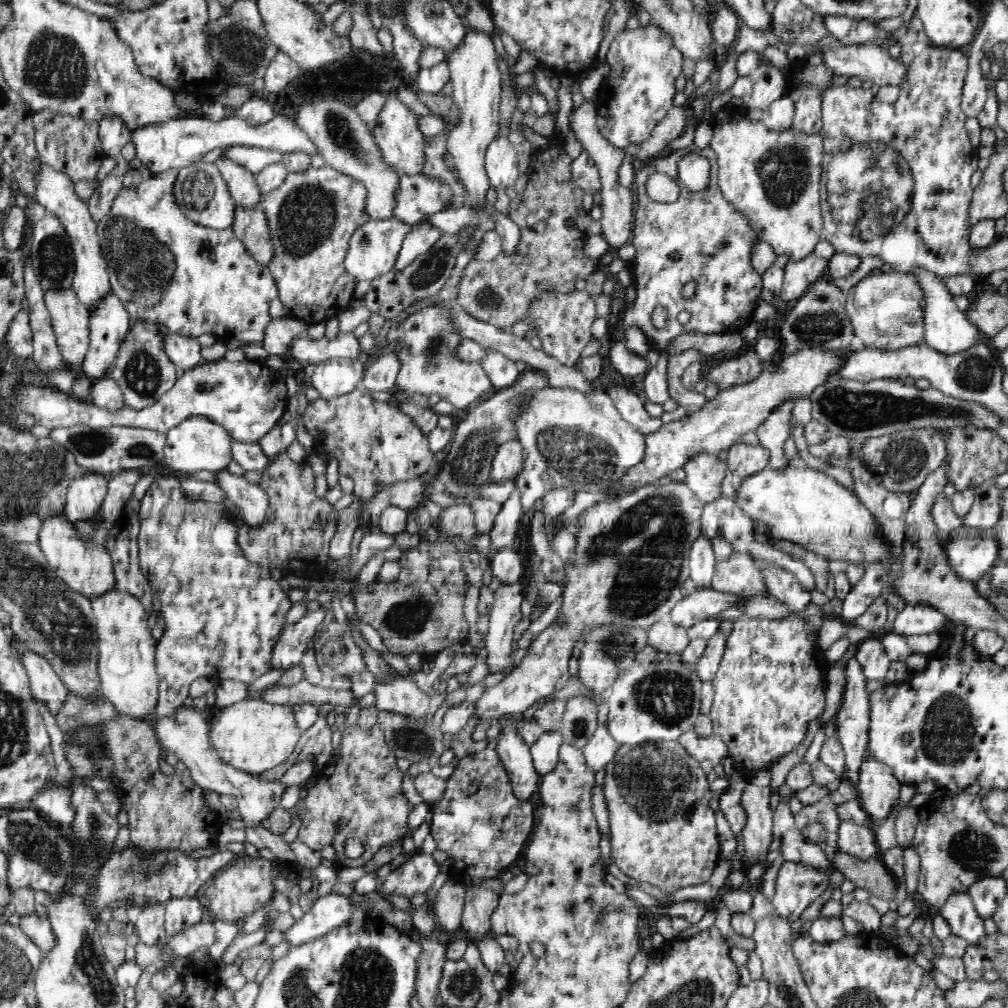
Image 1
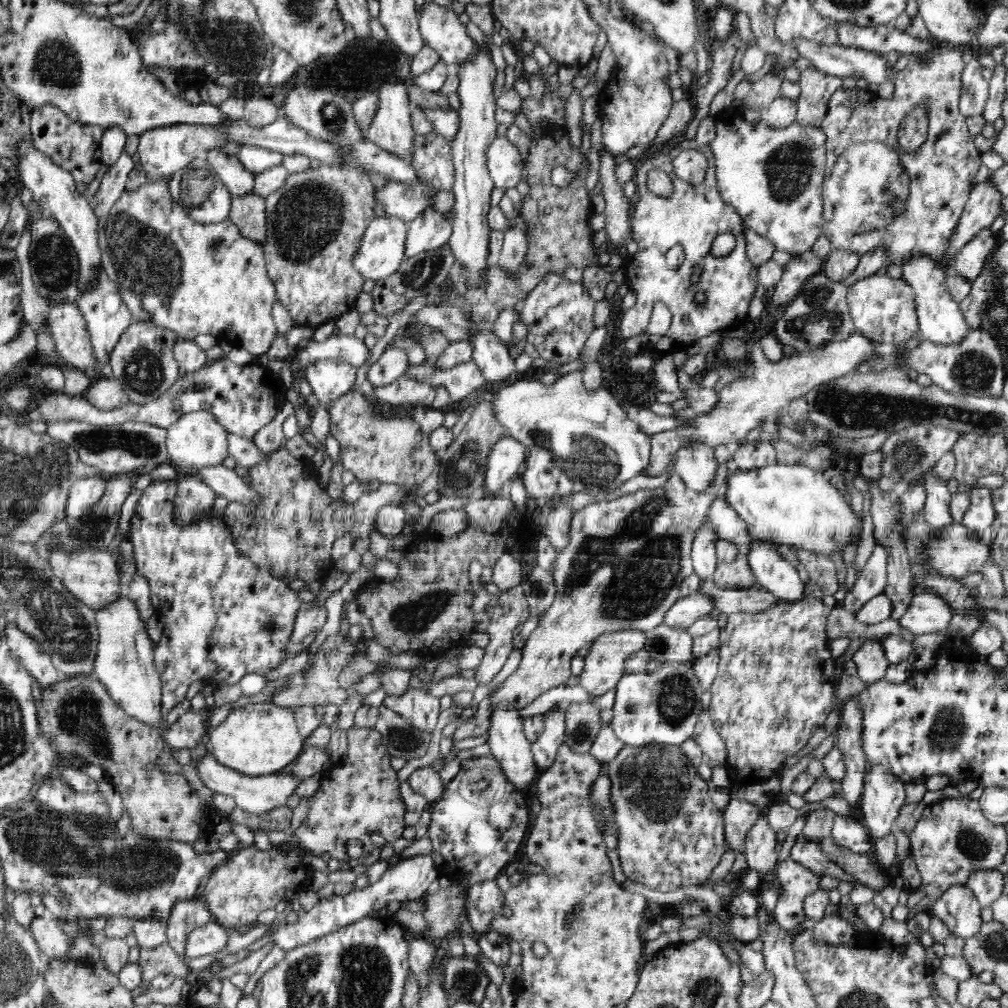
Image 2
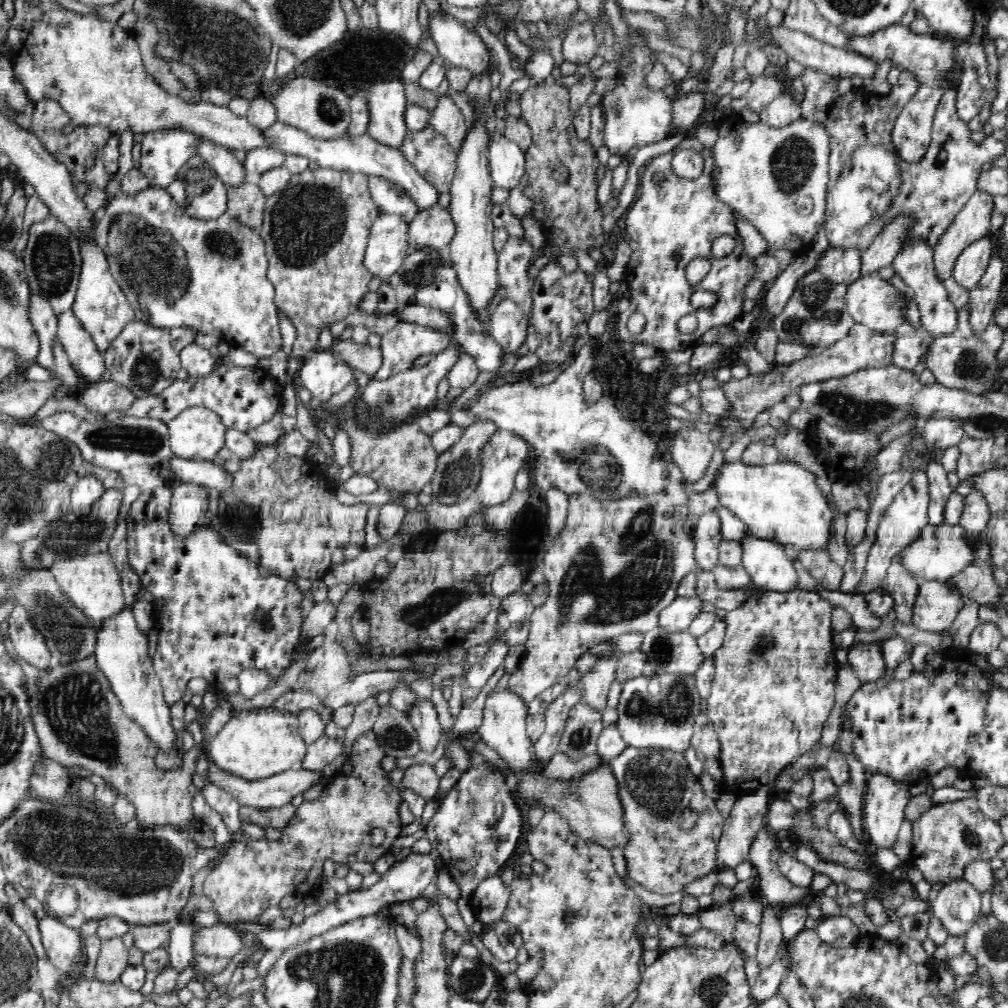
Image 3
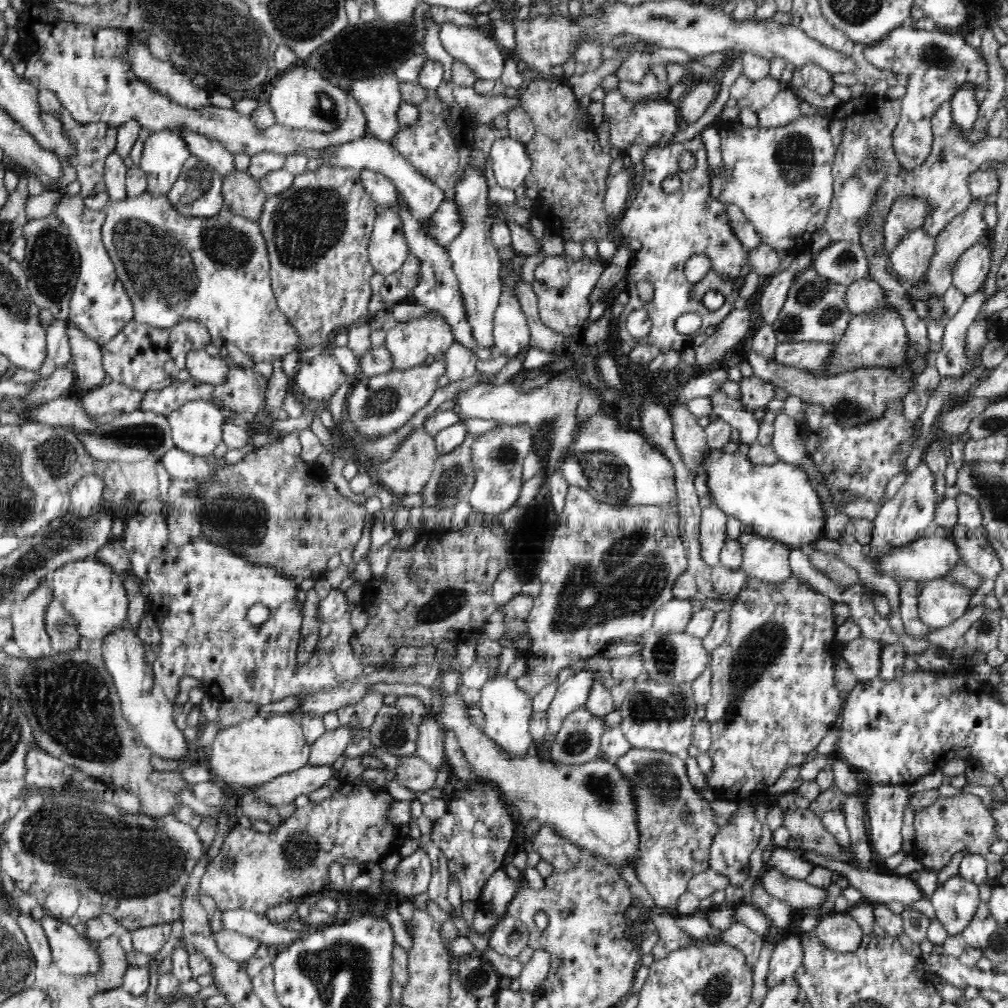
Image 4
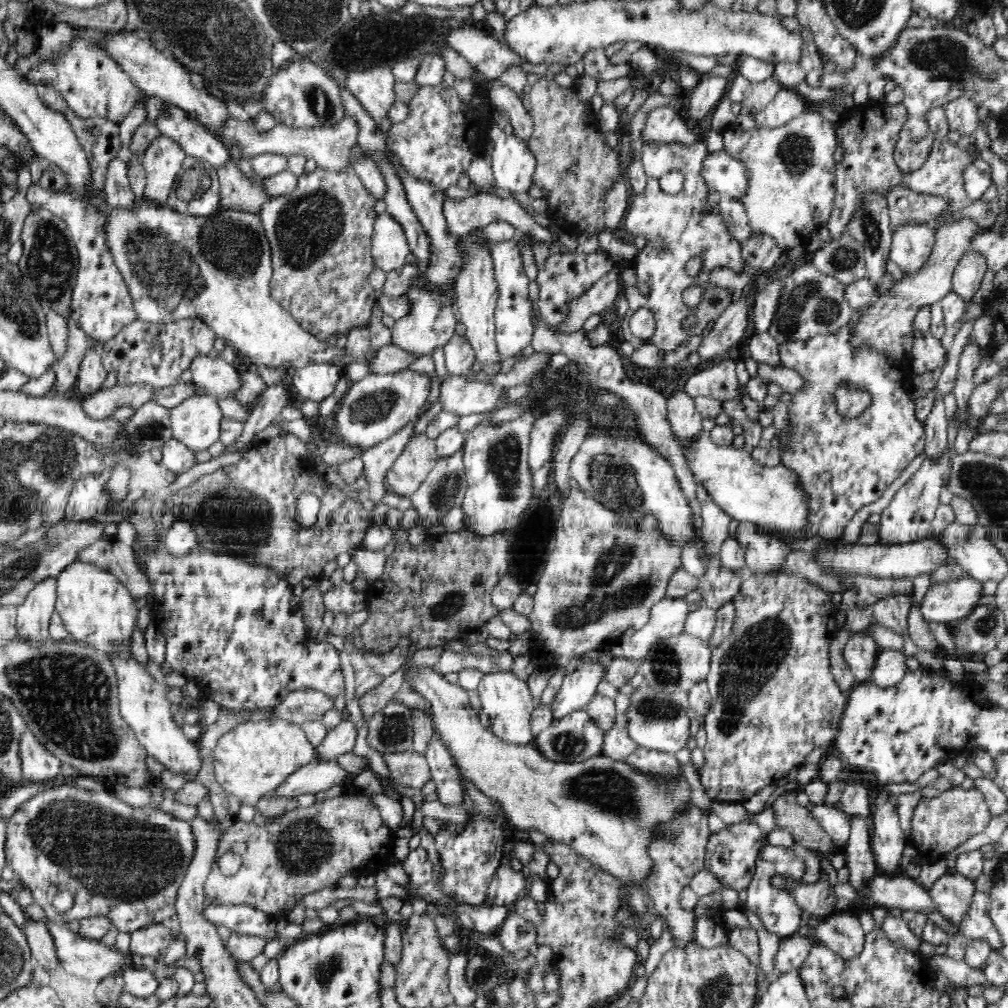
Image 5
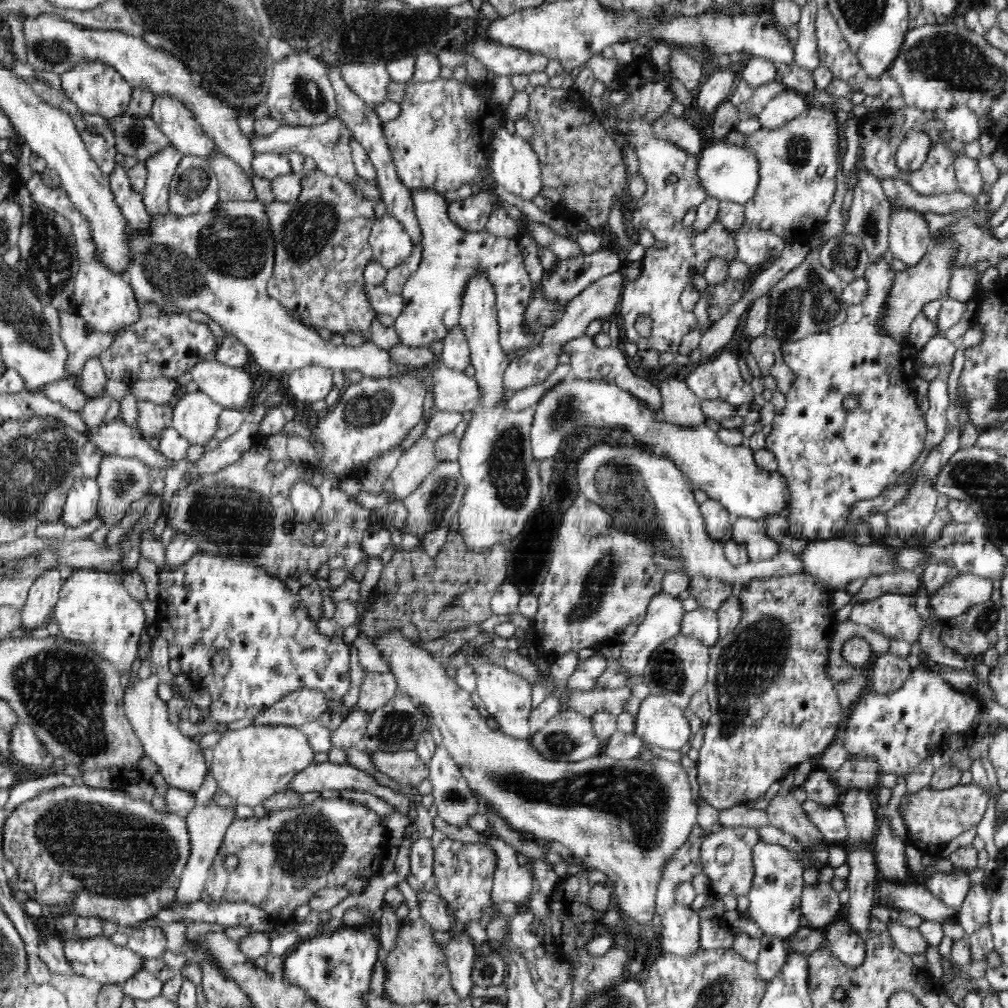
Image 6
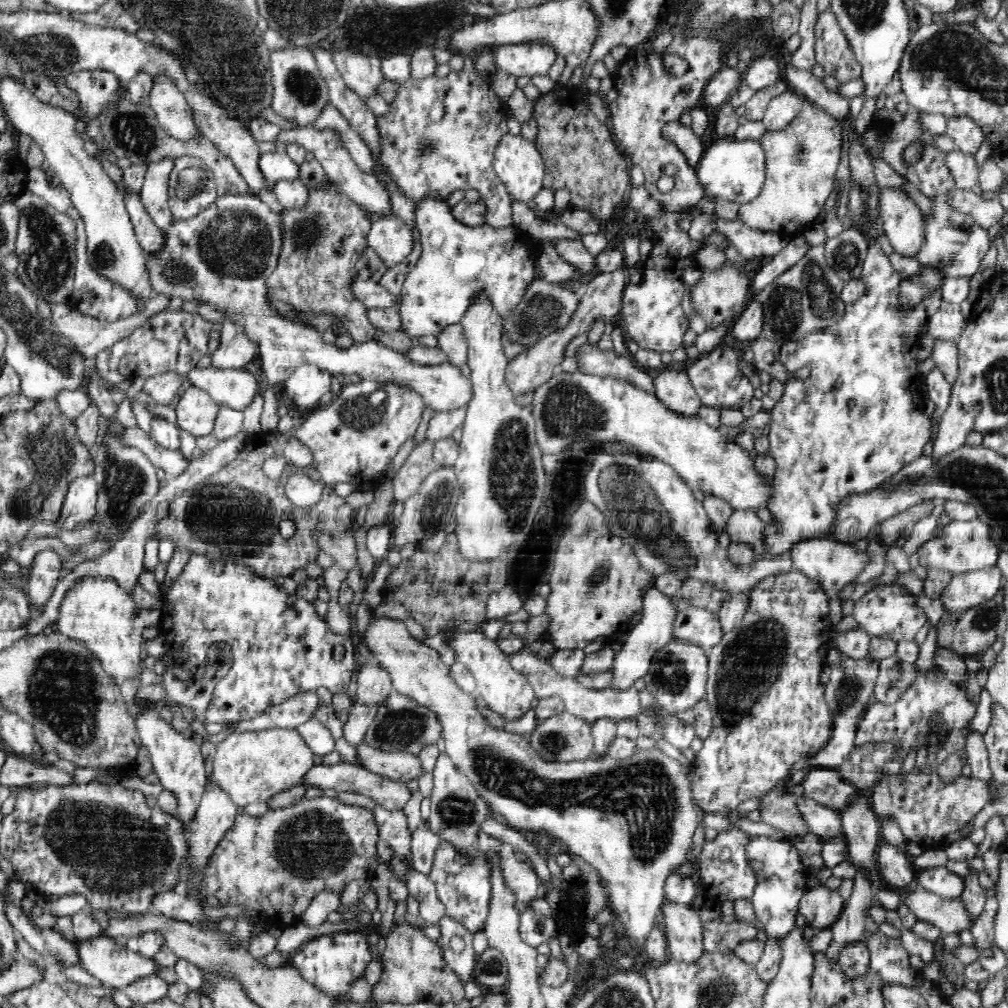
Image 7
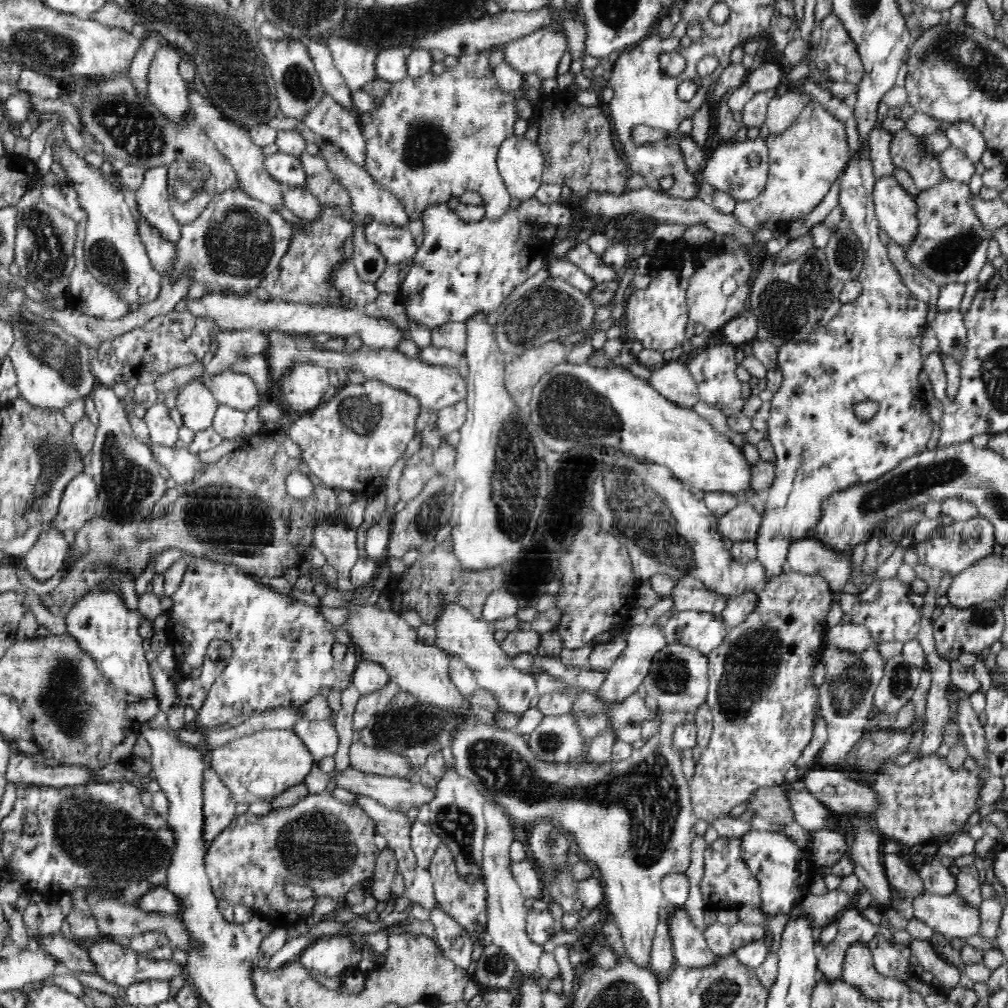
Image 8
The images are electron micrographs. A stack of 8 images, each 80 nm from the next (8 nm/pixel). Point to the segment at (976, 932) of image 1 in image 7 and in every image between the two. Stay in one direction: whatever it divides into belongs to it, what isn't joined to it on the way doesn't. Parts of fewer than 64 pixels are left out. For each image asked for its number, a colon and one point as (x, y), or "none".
2: (958, 907)
3: (957, 905)
4: (955, 901)
5: (952, 893)
6: (951, 888)
7: (940, 881)

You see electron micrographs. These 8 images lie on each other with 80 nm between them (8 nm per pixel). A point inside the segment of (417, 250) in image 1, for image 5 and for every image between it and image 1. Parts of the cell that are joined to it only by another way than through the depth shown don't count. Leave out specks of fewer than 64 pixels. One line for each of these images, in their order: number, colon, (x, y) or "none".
2: (431, 229)
3: (434, 229)
4: (447, 224)
5: (465, 215)

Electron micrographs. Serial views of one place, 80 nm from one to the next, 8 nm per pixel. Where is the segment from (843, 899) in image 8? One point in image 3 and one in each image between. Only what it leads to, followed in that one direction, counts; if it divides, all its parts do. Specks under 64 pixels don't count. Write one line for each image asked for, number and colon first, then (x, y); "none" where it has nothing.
3: (776, 888)
4: (801, 895)
5: (819, 899)
6: (820, 905)
7: (821, 906)

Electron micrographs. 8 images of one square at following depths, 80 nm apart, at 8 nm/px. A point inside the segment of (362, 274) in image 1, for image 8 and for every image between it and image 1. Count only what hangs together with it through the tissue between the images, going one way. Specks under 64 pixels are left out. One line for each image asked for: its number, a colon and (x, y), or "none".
2: (383, 247)
3: (387, 249)
4: (388, 250)
5: (389, 246)
6: (390, 244)
7: (391, 238)
8: (396, 243)

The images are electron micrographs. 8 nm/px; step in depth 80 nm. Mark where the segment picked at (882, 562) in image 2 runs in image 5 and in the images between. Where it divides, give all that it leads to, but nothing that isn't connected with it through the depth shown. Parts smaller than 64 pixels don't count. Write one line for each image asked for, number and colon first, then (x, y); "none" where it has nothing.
3: (901, 523)
4: (903, 519)
5: (907, 519)

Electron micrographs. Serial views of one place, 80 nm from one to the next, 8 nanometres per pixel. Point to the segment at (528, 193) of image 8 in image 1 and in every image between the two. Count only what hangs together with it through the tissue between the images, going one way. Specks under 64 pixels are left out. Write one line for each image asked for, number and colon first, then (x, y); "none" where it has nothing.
1: (501, 160)
2: (503, 158)
3: (507, 164)
4: (511, 163)
5: (513, 163)
6: (515, 166)
7: (518, 163)

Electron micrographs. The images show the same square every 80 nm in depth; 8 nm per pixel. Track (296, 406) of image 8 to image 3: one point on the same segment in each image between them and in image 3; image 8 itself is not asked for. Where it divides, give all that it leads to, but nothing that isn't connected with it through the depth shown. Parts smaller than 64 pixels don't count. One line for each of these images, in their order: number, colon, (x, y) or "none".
3: (323, 374)
4: (318, 380)
5: (315, 382)
6: (307, 384)
7: (307, 384)

